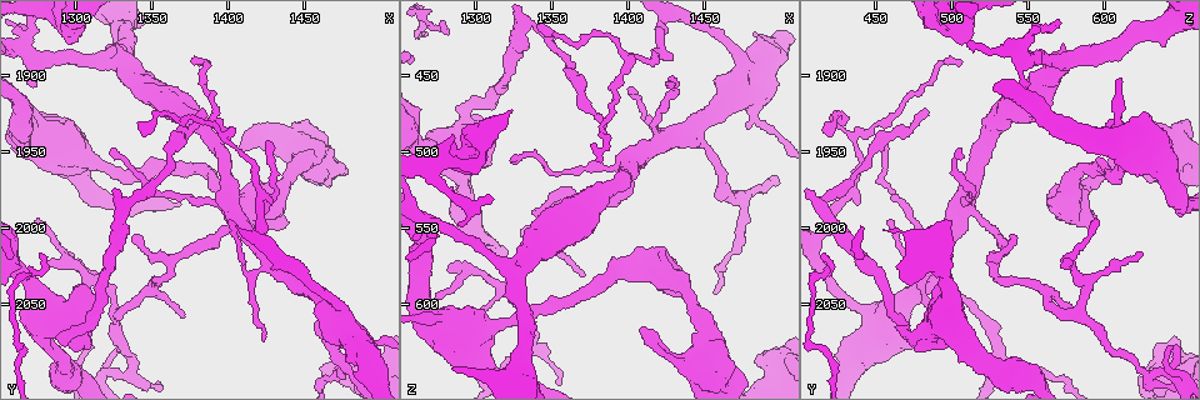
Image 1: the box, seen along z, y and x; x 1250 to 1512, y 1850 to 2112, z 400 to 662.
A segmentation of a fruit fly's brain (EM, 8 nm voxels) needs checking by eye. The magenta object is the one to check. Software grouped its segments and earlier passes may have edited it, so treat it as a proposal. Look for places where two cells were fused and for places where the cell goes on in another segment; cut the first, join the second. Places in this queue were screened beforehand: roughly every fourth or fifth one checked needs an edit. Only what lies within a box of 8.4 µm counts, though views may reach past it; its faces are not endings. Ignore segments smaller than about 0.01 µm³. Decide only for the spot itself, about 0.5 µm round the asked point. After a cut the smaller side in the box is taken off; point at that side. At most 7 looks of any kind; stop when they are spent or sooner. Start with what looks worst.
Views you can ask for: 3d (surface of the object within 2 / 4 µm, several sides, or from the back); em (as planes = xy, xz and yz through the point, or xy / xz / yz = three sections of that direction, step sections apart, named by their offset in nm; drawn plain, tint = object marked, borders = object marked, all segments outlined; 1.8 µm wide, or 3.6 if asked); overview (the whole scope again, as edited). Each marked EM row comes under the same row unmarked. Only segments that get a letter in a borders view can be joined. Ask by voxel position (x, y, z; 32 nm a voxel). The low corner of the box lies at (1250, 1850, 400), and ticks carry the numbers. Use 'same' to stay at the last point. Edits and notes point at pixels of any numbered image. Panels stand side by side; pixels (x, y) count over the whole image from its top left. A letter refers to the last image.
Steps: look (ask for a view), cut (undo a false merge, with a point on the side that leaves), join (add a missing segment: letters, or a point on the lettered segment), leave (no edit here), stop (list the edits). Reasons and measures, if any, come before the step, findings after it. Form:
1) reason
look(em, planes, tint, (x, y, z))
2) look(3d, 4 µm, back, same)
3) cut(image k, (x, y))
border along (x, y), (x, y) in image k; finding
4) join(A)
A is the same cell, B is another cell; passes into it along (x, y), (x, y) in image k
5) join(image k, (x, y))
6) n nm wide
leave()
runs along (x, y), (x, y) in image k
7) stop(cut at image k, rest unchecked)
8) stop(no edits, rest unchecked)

an open end
look(em, planes, tint, (1382, 1920, 482))

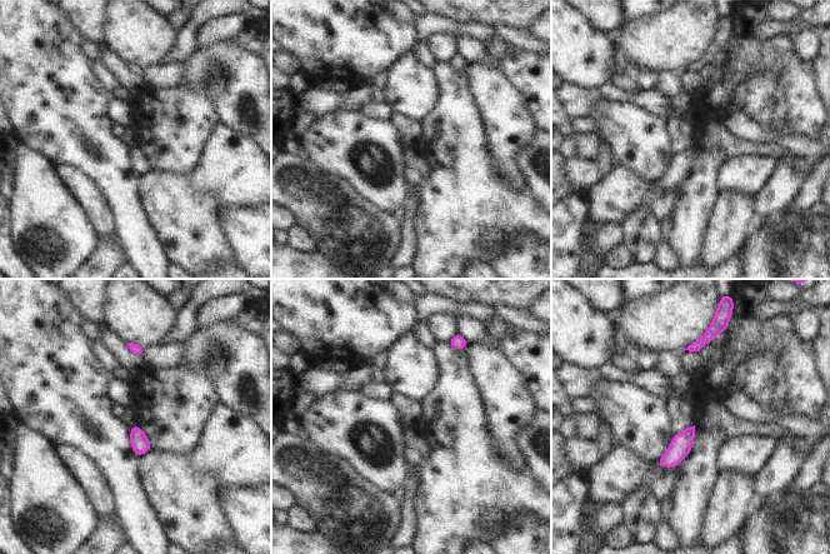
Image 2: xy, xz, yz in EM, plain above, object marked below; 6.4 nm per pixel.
see the neighbours
look(em, planes, borders, same)

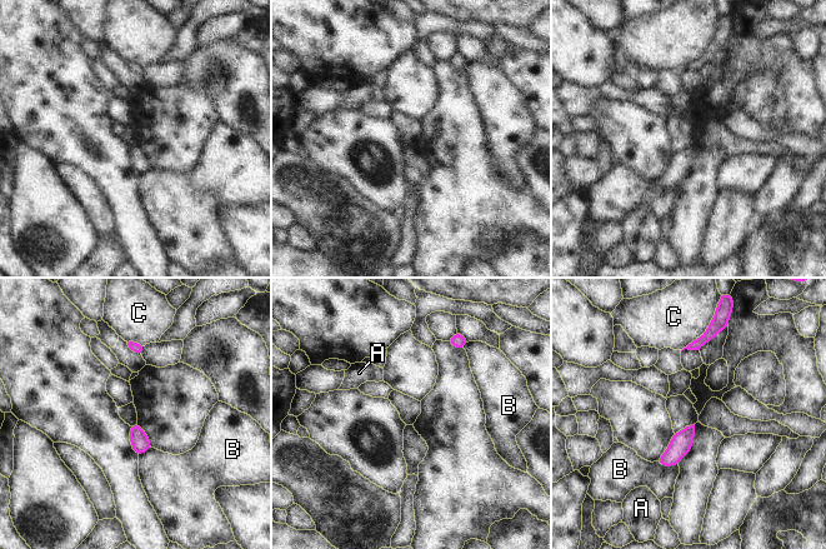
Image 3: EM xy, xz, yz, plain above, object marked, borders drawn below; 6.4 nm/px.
leave()
A, B and C are other cells; no lettered segment goes on from it

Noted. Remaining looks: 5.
thick turns thin
look(3d, 4 µm, back, (1302, 1952, 618))

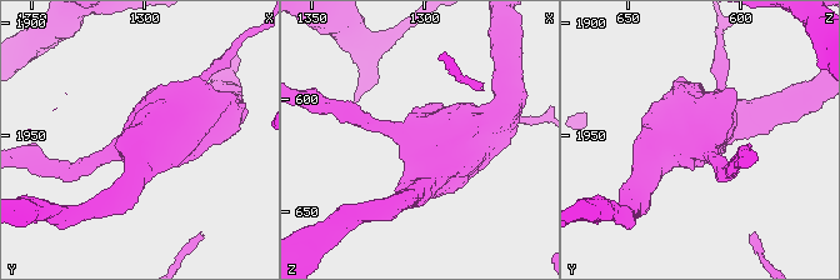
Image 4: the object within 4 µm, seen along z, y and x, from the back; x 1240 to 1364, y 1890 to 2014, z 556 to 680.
look(em, xy, step 8, borders, (1302, 1952, 618))

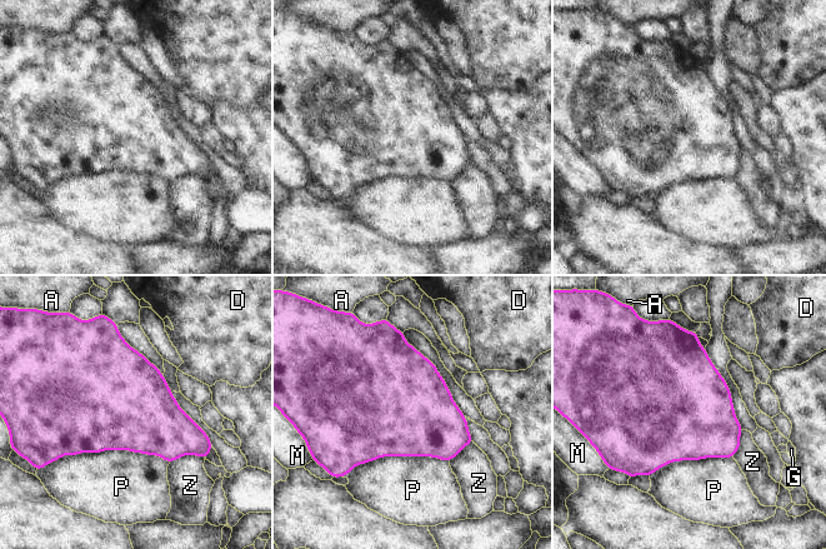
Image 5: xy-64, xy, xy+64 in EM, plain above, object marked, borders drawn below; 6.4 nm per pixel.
P touches over 700 nm
leave()
A, D, G, M, P and Z are other cells; border along (58, 458), (131, 450), (169, 463) in image 5; all the same cell

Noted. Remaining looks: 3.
abrupt turn
look(3d, 4 µm, (1380, 1930, 422))

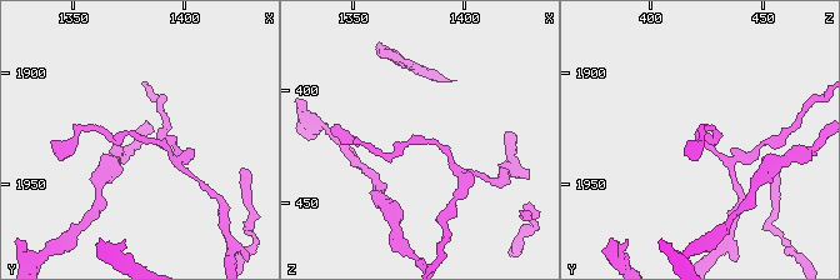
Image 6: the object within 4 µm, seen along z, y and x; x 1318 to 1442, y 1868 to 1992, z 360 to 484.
shape alone is not enough
look(em, 3.6 µm, planes, borders, (1382, 1929, 423))

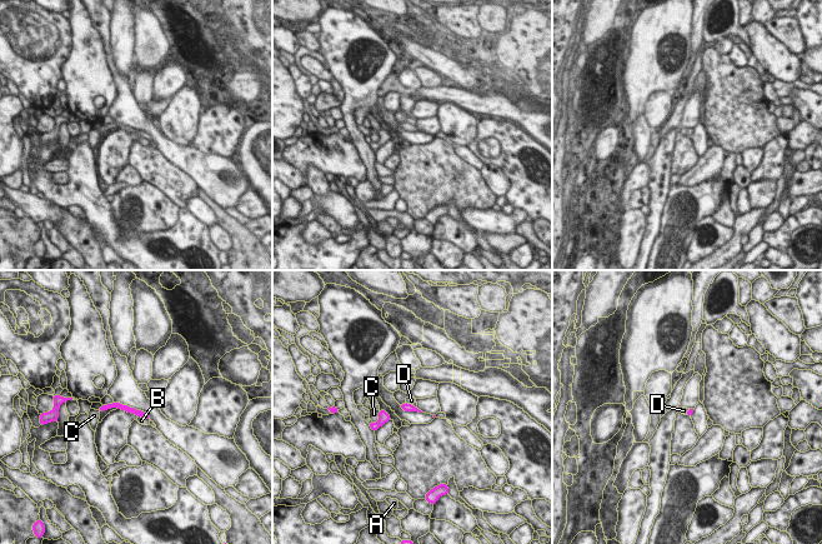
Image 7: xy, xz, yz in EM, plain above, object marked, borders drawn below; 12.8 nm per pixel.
90 nm wide
leave()
A, B, C and D are other cells; border along (406, 402), (415, 407) in image 7; one cell here

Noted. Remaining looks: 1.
stop(no edits, rest unchecked)

